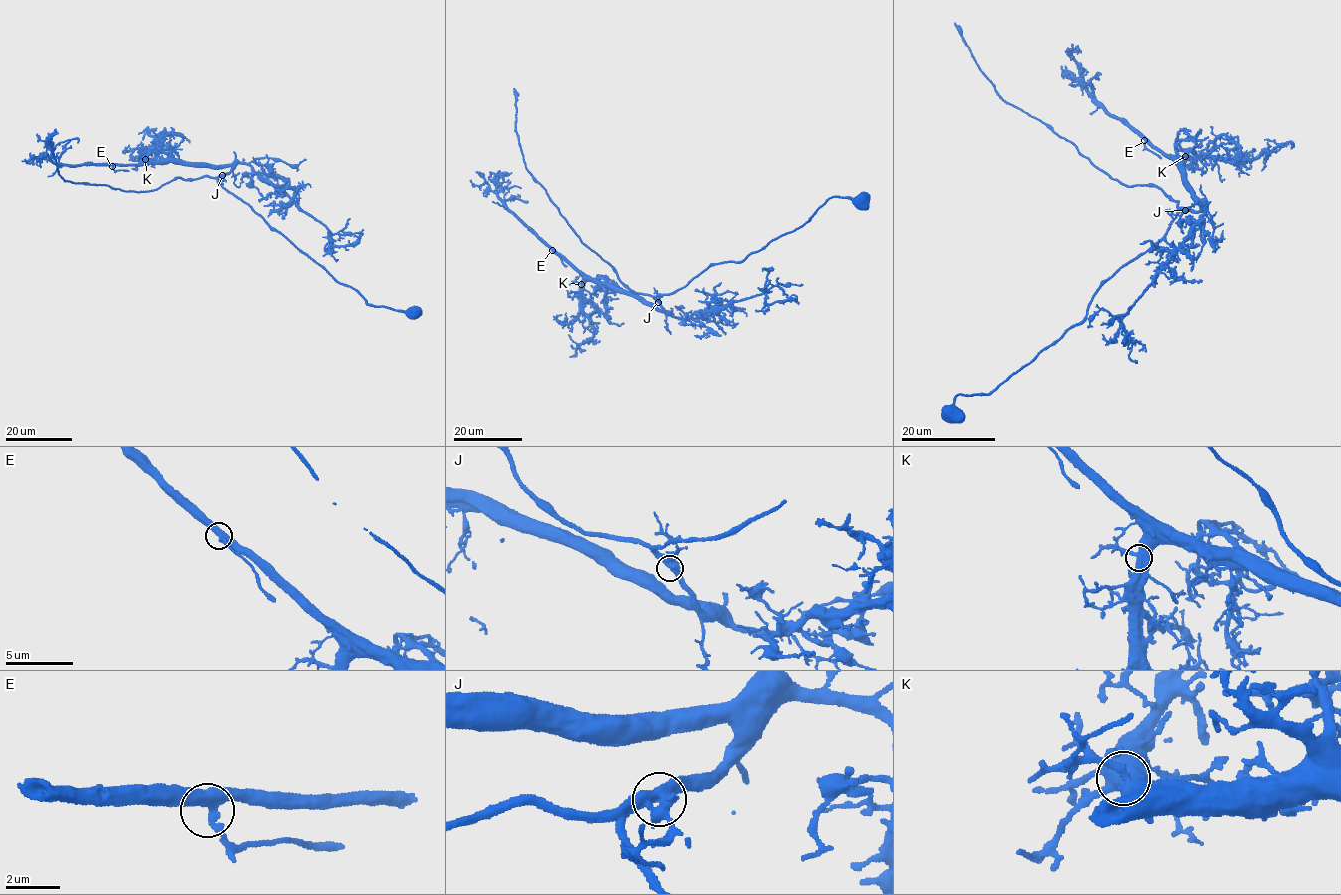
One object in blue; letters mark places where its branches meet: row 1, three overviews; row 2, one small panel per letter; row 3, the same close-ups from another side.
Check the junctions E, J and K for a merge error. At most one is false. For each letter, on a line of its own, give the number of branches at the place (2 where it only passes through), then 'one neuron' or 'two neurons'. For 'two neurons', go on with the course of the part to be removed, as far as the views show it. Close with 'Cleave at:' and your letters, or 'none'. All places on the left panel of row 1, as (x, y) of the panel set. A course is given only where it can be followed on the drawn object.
E: branches 3; one neuron
J: branches 3; one neuron
K: branches 3; one neuron
Cleave at: none

